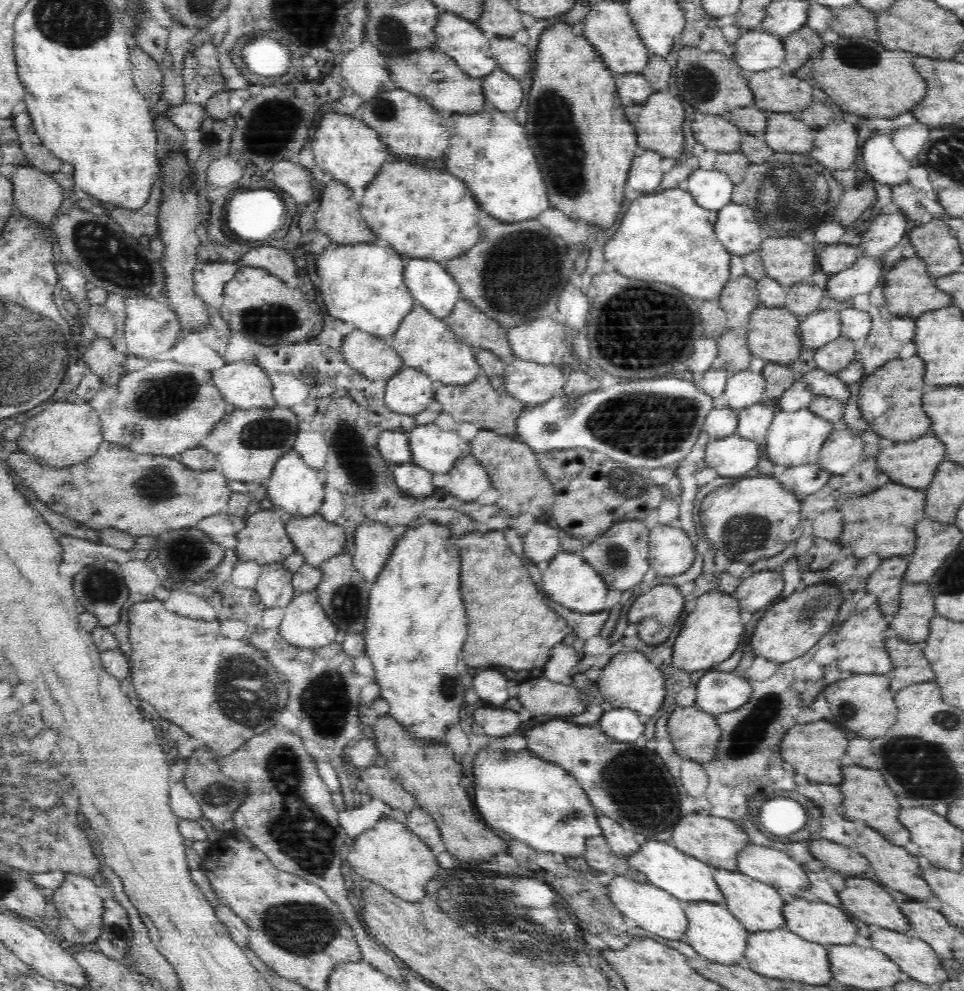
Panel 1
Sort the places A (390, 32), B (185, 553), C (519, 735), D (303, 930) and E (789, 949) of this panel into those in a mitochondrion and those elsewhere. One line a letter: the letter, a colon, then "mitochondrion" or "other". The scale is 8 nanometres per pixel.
A: mitochondrion
B: mitochondrion
C: other
D: mitochondrion
E: other

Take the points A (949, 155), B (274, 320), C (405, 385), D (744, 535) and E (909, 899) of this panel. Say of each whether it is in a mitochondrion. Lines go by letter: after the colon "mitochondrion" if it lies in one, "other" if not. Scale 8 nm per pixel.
A: mitochondrion
B: mitochondrion
C: other
D: mitochondrion
E: other

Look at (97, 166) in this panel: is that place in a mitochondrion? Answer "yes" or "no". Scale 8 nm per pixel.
no

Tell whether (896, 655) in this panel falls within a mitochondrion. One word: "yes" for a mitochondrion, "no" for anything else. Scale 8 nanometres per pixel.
no

